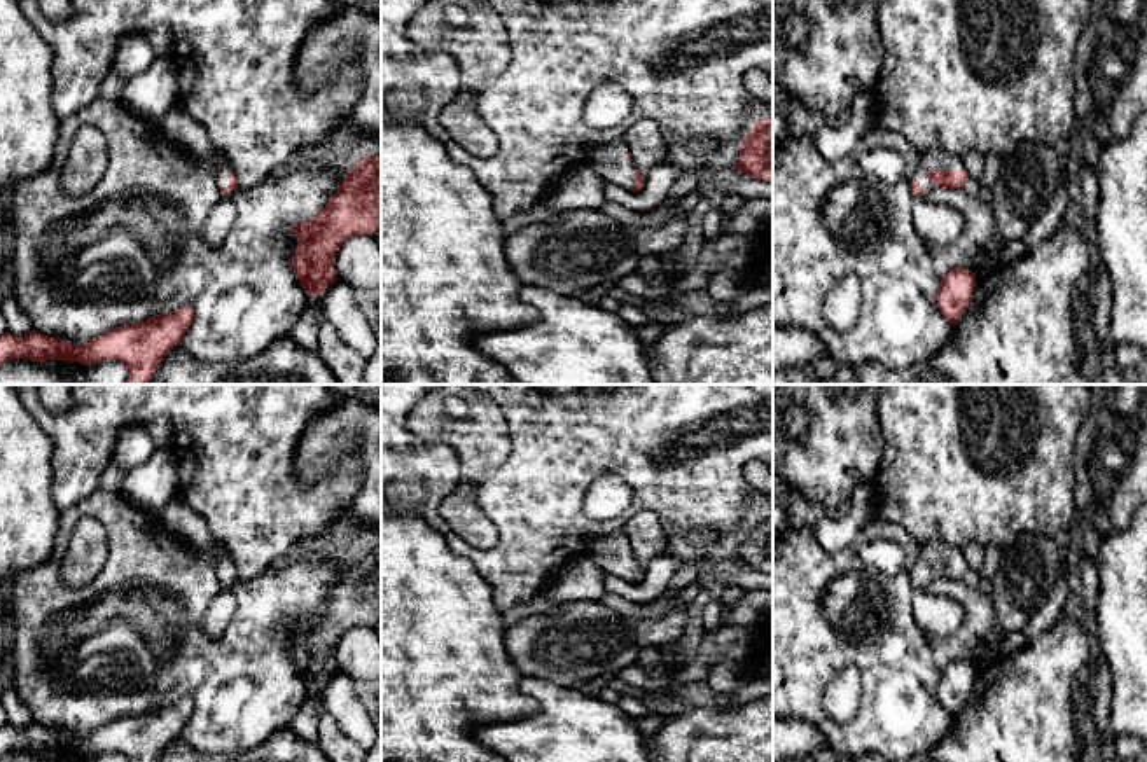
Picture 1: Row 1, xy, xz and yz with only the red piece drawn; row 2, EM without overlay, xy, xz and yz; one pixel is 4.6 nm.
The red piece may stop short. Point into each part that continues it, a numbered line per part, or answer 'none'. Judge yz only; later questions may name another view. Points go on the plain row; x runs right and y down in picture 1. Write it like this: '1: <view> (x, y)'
1: yz (934, 551)

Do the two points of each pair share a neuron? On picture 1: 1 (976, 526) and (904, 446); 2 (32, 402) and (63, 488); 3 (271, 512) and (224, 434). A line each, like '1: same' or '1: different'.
1: same
2: same
3: same

